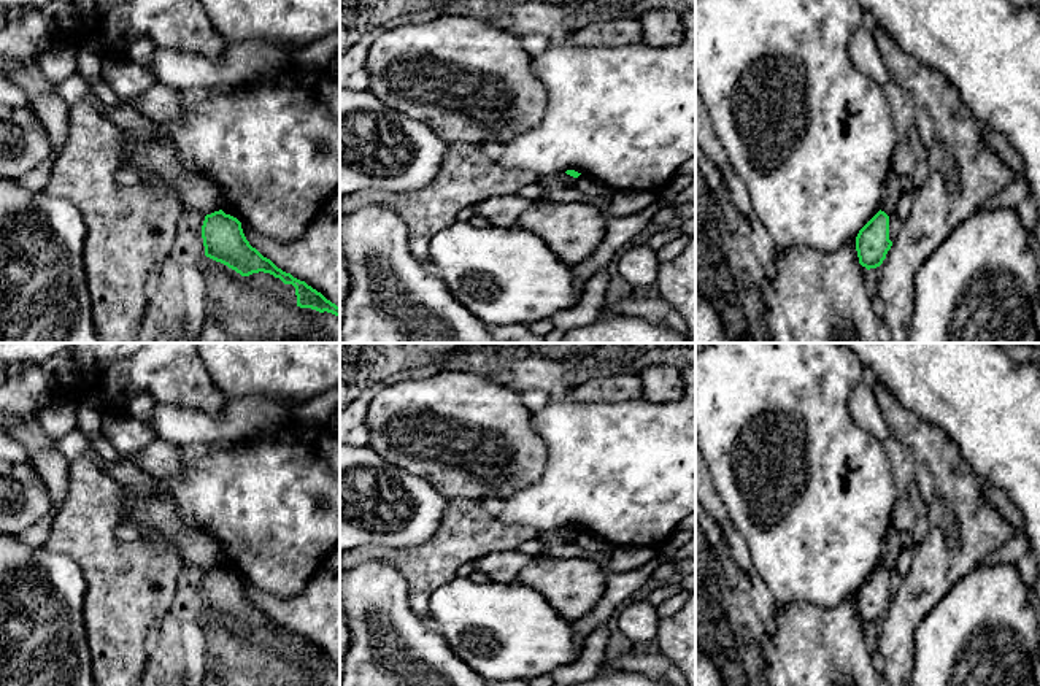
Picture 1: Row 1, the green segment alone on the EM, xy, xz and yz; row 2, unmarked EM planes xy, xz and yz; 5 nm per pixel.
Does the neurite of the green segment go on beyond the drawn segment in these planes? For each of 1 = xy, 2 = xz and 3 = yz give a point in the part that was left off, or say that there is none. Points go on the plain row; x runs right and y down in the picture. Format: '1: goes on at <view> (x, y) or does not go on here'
1: does not go on here
2: does not go on here
3: does not go on here

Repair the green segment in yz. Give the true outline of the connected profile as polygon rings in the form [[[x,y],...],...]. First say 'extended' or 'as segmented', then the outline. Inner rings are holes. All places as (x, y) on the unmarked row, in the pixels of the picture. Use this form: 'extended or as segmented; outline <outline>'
as segmented; outline [[[880,565],[856,592],[859,619],[867,626],[880,622],[891,602],[889,572]]]

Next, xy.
as segmented; outline [[[222,565],[206,570],[202,581],[202,594],[206,613],[227,621],[241,632],[259,627],[270,629],[284,640],[292,640],[295,643],[297,662],[340,672],[340,662],[327,656],[305,637],[278,624],[270,615],[252,603],[237,573],[225,570]]]

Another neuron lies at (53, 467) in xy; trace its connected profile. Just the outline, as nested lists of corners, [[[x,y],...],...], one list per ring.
[[[46,449],[30,459],[49,494],[49,511],[33,526],[19,535],[19,540],[29,546],[41,546],[46,543],[52,524],[64,508],[64,502],[70,492],[70,462],[59,449]]]

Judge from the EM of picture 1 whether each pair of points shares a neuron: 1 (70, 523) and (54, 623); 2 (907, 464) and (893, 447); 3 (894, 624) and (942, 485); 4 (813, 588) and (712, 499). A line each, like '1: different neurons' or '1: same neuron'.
1: different neurons
2: same neuron
3: same neuron
4: different neurons

